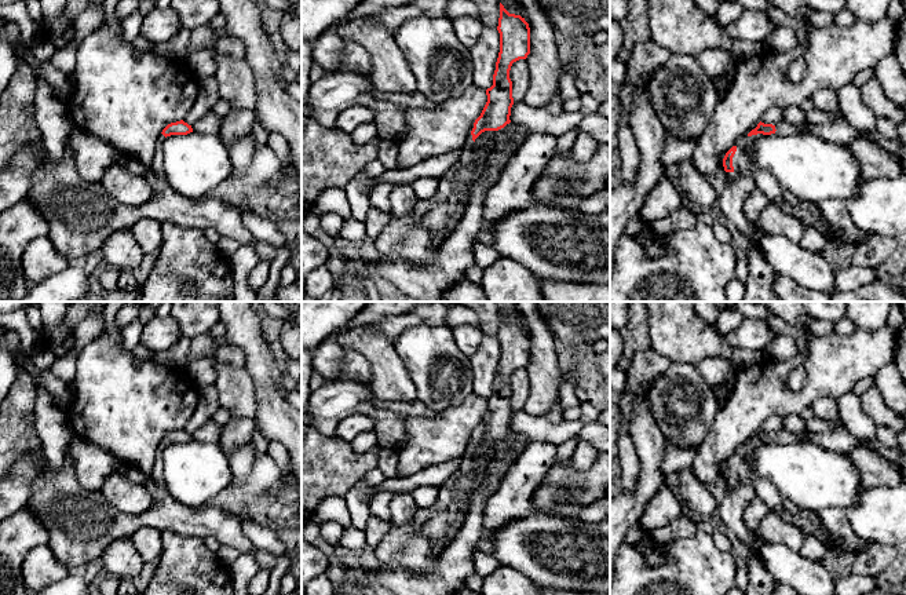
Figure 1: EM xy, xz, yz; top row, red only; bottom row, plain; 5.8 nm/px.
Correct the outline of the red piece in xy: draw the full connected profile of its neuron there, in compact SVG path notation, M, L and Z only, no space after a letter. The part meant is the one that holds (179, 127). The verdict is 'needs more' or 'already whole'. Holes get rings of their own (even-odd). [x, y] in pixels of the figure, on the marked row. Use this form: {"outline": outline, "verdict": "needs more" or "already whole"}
{"outline": "M183 120L168 124L162 129L162 132L161 132L158 140L157 140L156 152L154 152L154 156L153 156L151 163L149 165L150 169L153 169L153 171L162 171L164 169L162 143L164 143L167 136L171 136L171 135L187 135L190 132L193 132L191 125L185 123Z", "verdict": "needs more"}

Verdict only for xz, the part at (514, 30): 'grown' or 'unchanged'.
grown

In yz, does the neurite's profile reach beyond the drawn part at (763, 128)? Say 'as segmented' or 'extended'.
extended

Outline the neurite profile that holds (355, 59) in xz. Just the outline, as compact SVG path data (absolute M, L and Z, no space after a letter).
M344 40L343 58L339 73L352 73L369 76L372 70L372 61L369 52L354 40Z

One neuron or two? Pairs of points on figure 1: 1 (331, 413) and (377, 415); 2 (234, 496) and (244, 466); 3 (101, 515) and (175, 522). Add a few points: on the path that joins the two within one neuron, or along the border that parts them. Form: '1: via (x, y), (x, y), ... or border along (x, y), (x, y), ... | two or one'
1: via (342, 406), (366, 406) | one
2: border along (258, 453), (254, 467), (248, 474), (233, 475) | two
3: via (119, 521), (157, 521) | one

